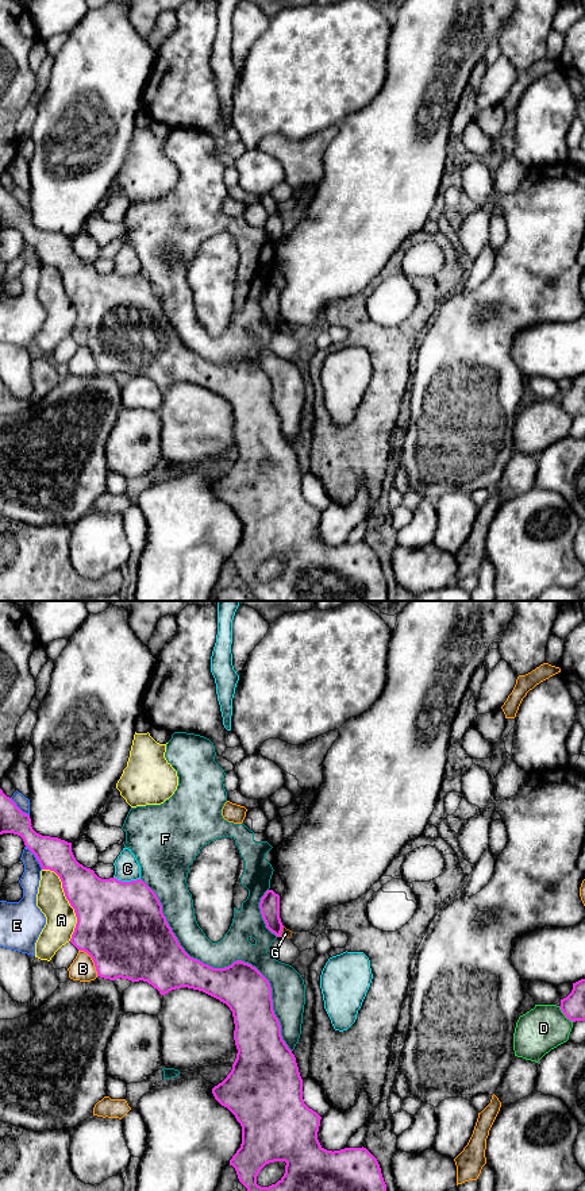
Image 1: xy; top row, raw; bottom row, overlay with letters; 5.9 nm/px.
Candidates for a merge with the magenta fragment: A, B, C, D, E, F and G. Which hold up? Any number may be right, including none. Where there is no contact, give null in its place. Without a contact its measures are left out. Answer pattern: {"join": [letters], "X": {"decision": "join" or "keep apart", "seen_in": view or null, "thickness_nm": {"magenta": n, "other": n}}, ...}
{"join": [], "A": {"decision": "keep apart", "seen_in": "xy", "thickness_nm": {"magenta": 380, "other": 180}}, "B": {"decision": "keep apart", "seen_in": "xy", "thickness_nm": {"magenta": 500, "other": 150}}, "C": {"decision": "keep apart", "seen_in": "xy", "thickness_nm": {"magenta": 500, "other": 150}}, "D": {"decision": "keep apart", "seen_in": "xy", "thickness_nm": {"magenta": 140, "other": 280}}, "E": {"decision": "keep apart", "seen_in": "xy", "thickness_nm": {"magenta": 200, "other": 110}}, "F": {"decision": "keep apart", "seen_in": "xy", "thickness_nm": {"magenta": 280, "other": 170}}, "G": {"decision": "keep apart", "seen_in": "xy", "thickness_nm": {"magenta": 120, "other": 60}}}

